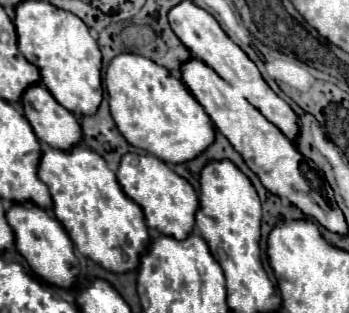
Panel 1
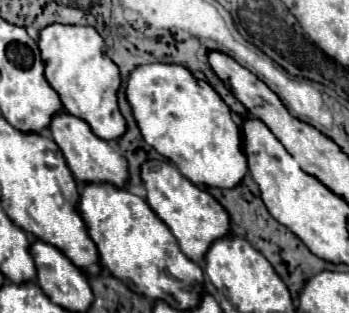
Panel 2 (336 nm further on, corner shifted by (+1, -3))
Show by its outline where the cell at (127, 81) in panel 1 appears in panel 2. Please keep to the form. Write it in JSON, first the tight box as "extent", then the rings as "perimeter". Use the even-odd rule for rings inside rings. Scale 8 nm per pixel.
{"extent":[127,63,247,189],"perimeter":[[[151,63],[137,67],[127,83],[127,101],[133,107],[133,115],[143,133],[143,139],[163,157],[173,161],[191,183],[199,187],[233,189],[247,175],[247,155],[243,151],[241,125],[233,121],[231,109],[215,93],[215,89],[211,89],[207,81],[199,81],[187,67],[167,63]]]}

